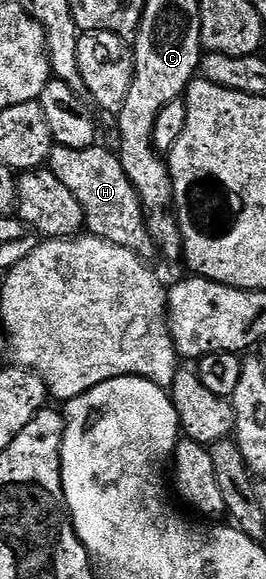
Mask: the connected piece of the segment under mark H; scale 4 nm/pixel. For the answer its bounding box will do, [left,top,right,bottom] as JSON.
[47,144,155,260]

